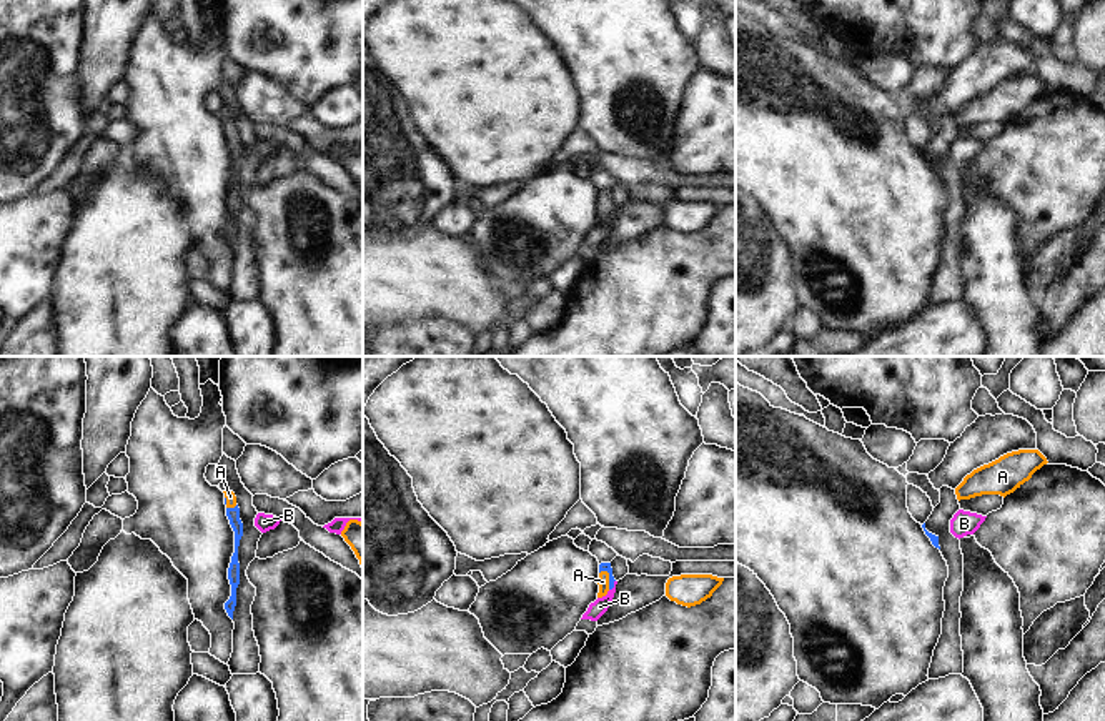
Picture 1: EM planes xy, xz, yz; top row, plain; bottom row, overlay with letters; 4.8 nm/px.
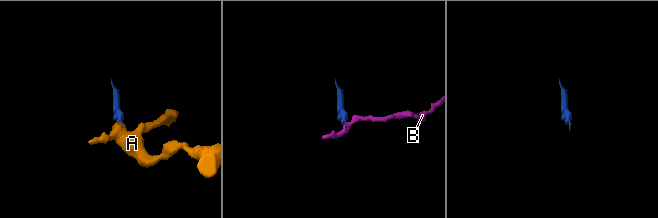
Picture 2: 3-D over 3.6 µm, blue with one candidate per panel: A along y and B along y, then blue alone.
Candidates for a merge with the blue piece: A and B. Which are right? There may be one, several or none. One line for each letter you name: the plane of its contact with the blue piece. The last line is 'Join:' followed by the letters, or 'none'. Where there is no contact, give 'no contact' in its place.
A: xz
Join: A

